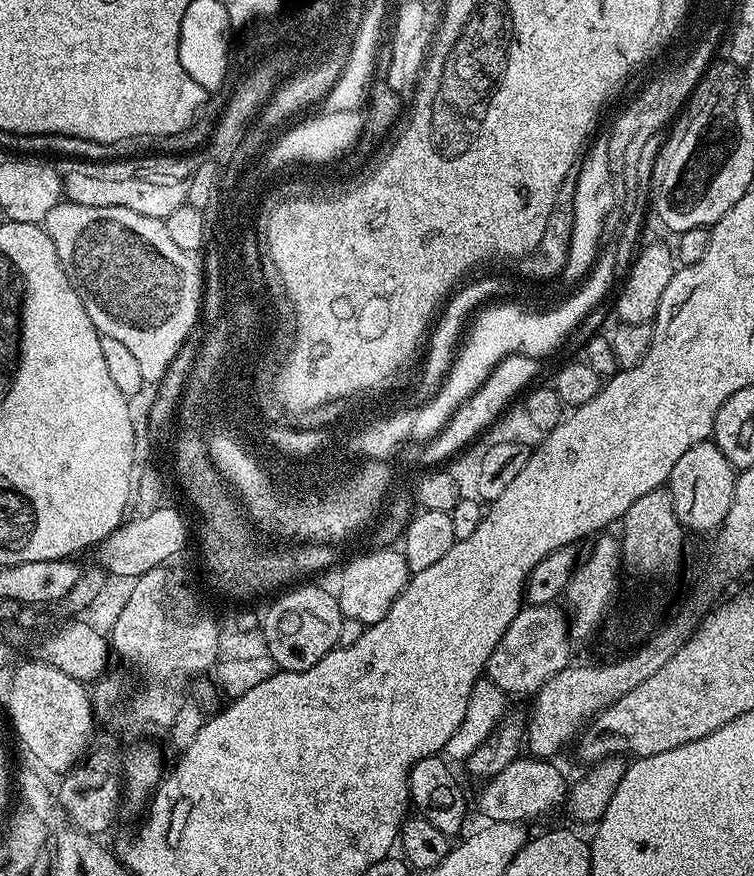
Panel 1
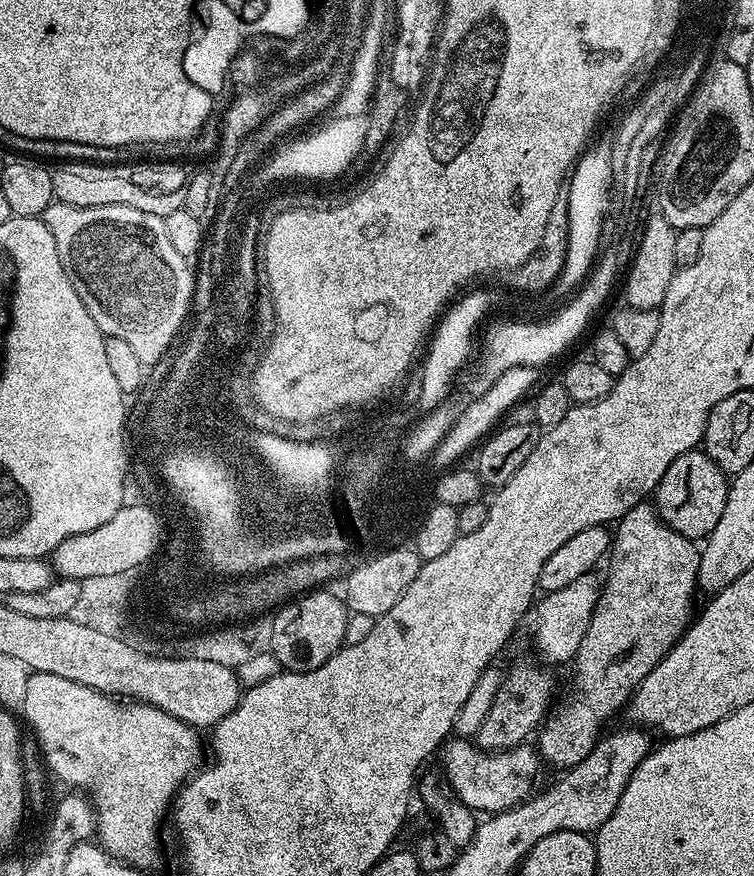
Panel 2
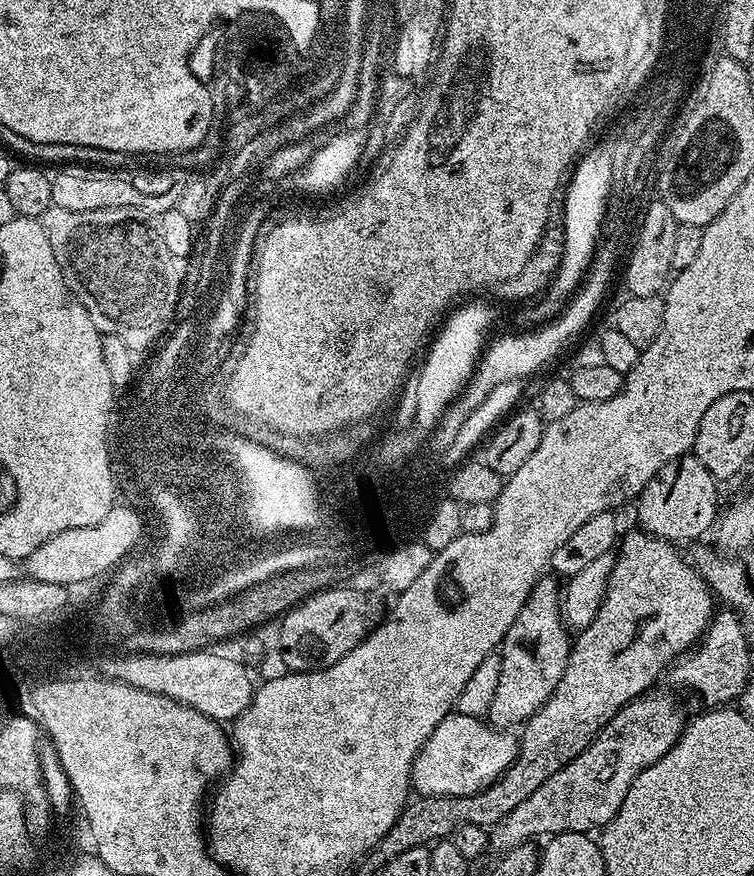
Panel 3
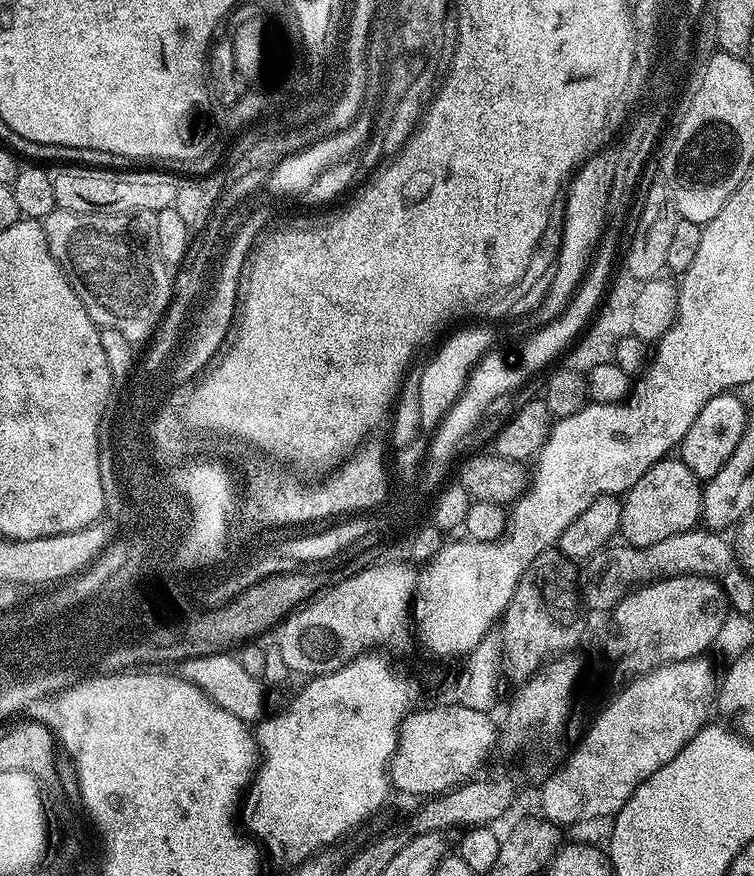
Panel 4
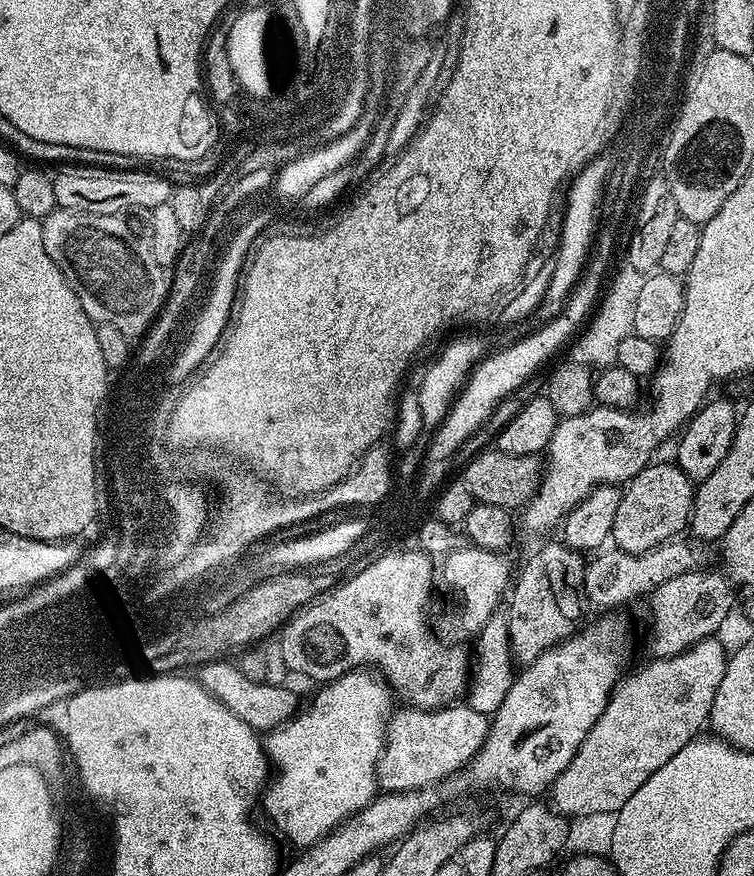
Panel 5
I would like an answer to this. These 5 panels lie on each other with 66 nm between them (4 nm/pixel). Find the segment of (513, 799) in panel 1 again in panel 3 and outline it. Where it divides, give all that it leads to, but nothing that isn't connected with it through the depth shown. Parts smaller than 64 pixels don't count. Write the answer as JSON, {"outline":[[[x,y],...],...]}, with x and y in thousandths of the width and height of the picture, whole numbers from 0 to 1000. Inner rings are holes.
{"outline":[[[603,811],[595,813],[549,865],[545,898],[560,909],[634,906],[658,894],[684,868],[691,846],[679,839],[678,834],[654,831],[646,821]]]}

